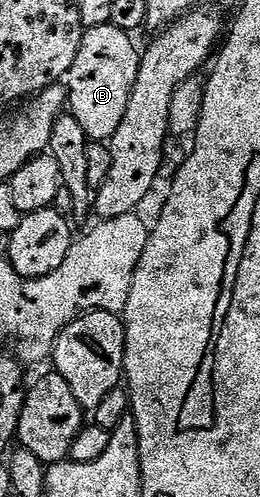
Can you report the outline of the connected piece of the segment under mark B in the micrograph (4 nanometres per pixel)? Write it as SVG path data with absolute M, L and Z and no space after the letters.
M113 23L87 28L78 57L74 57L74 65L70 65L66 76L68 107L89 140L111 140L118 125L122 125L122 117L126 117L126 105L130 105L130 93L138 77L141 57L132 39L129 32L118 29Z

